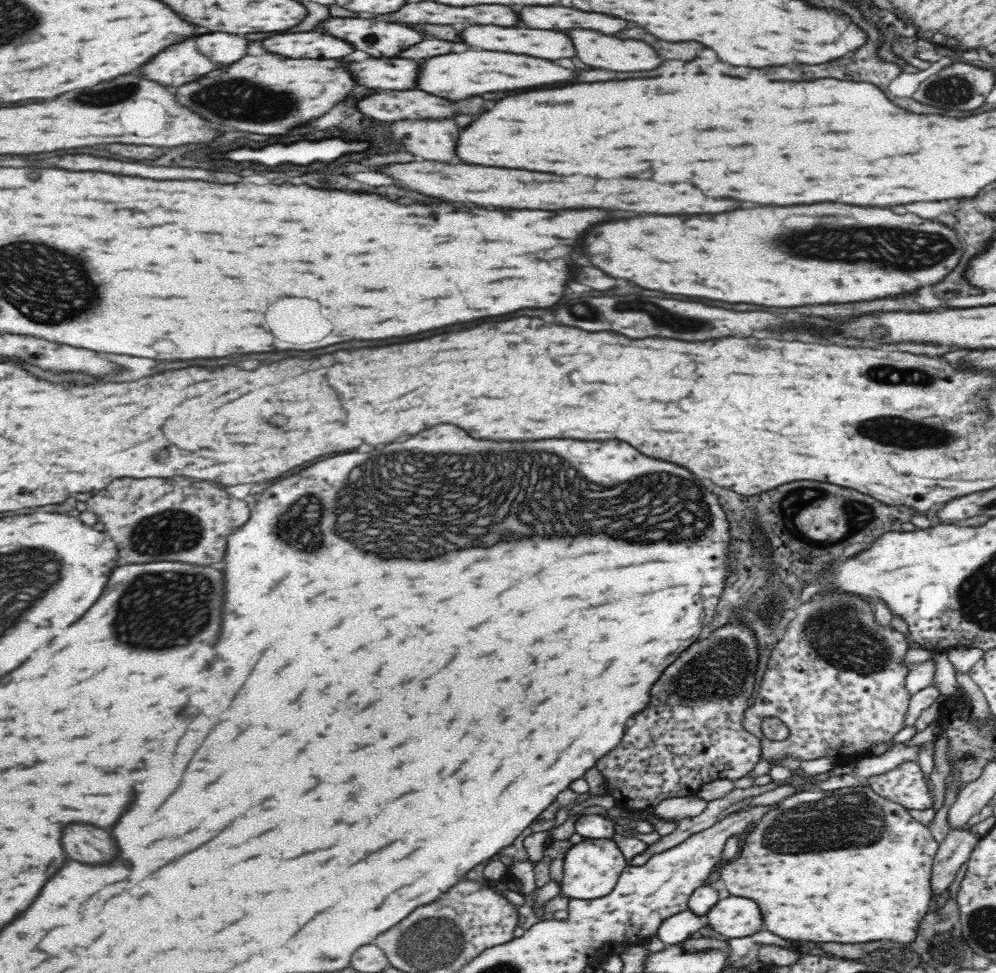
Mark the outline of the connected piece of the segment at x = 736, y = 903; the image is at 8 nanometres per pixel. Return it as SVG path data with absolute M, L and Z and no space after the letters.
M726 894L718 904L714 904L706 912L704 918L712 930L726 936L728 940L748 936L764 928L762 914L754 900L726 896Z

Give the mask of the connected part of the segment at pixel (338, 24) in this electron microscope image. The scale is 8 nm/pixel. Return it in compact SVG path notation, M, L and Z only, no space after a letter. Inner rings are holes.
M408 2L402 8L398 8L396 12L376 16L376 18L384 18L386 22L364 20L366 14L358 14L358 16L362 16L362 18L328 18L320 24L318 30L322 34L326 32L328 36L344 40L346 44L354 46L354 50L366 52L366 54L376 56L376 58L384 58L384 56L392 58L398 54L398 50L420 42L418 32L414 32L406 26L400 26L400 24L494 24L494 26L512 26L518 20L516 14L508 6L500 6L500 4L454 8L454 6L440 6L438 2ZM392 22L400 22L400 24L392 24Z

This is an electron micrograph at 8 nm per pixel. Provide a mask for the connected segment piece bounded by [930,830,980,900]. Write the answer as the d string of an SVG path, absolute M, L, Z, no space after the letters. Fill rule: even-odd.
M952 830L946 834L944 842L940 842L932 866L932 876L930 876L932 900L936 900L936 896L940 896L942 892L950 890L958 868L970 860L970 854L976 848L978 840L980 836L972 836L964 830Z

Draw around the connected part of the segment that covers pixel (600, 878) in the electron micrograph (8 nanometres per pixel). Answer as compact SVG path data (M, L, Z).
M582 838L578 844L570 846L564 854L564 874L562 874L562 892L572 900L600 898L614 890L620 874L626 870L626 858L618 848L618 842L612 838Z

